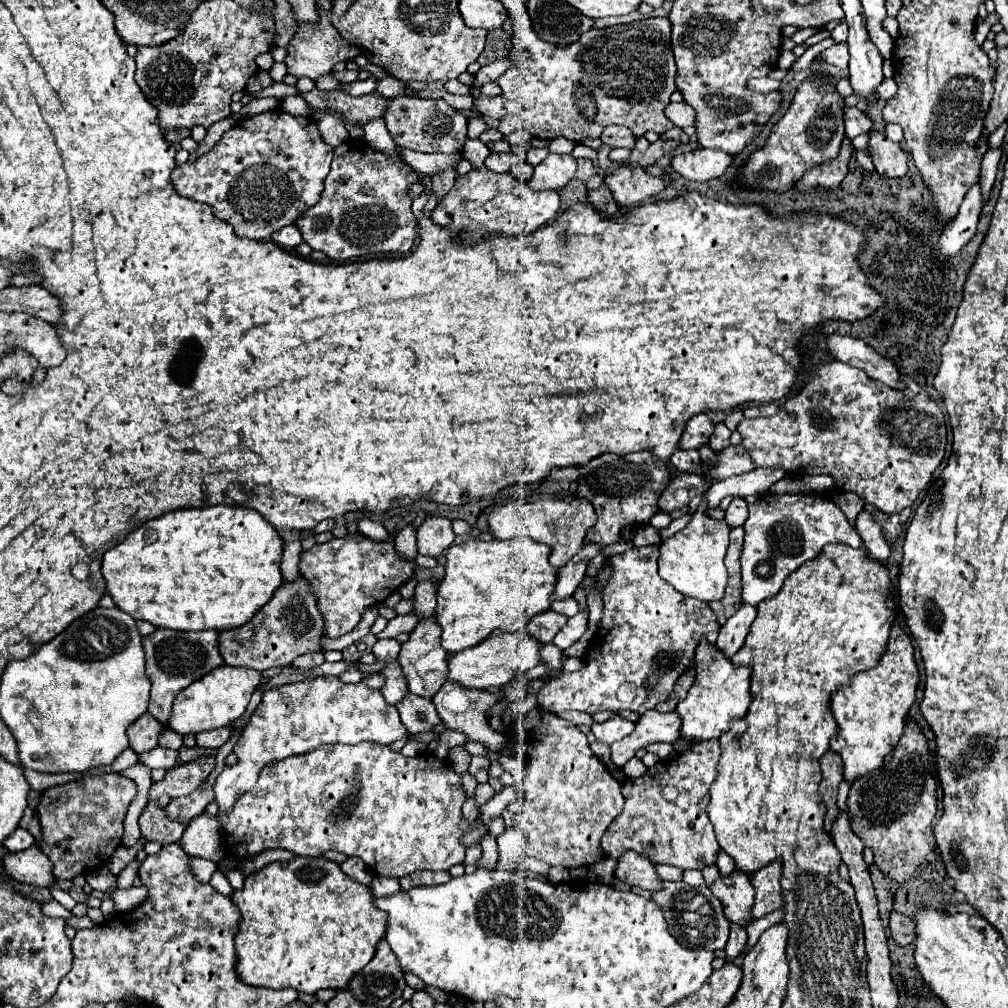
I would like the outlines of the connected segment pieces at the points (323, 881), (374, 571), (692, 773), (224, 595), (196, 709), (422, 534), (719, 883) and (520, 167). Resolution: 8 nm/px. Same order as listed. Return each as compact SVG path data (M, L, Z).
M296 856L290 862L272 862L262 870L246 876L244 888L232 892L242 920L238 922L236 942L236 974L244 984L264 988L294 988L314 994L322 988L342 990L350 978L360 972L374 956L378 940L384 936L384 912L372 908L372 892L368 886L342 874L336 862L324 858Z
M360 532L332 538L324 544L314 544L300 554L300 574L304 574L314 588L318 608L326 620L326 636L338 638L356 628L362 612L368 606L378 606L386 596L396 592L416 572L416 562L398 556L394 536L388 540L374 540Z
M708 740L708 744L696 744L674 756L674 762L658 762L640 778L626 778L622 782L624 810L602 836L604 854L618 860L626 850L634 850L654 864L670 864L682 870L702 870L706 864L714 864L720 846L706 808L718 758L718 740Z
M219 504L214 506L202 506L202 508L180 508L166 512L158 518L152 518L138 528L134 528L126 540L112 550L108 550L102 558L102 576L106 580L106 592L112 596L114 604L130 614L134 620L148 620L150 624L158 628L172 628L172 630L228 630L234 626L246 624L274 594L274 590L282 584L282 574L280 574L280 558L282 558L282 538L278 532L260 516L256 510L242 508L242 506L228 506Z
M222 664L220 668L208 672L200 680L192 682L188 688L184 688L184 692L180 692L180 696L176 696L168 726L182 736L190 734L190 732L198 734L204 730L230 726L244 714L244 710L250 702L250 696L260 686L260 682L262 682L262 674L258 670Z
M440 516L426 518L416 530L416 540L418 540L418 554L434 556L434 558L440 556L454 542L450 520Z
M734 870L728 876L718 876L708 888L724 904L726 918L746 928L754 904L754 886L750 884L748 874Z
M520 162L520 164L516 164L514 168L512 168L512 174L518 178L518 180L524 180L524 182L528 182L530 178L532 178L532 166L528 164L528 162Z

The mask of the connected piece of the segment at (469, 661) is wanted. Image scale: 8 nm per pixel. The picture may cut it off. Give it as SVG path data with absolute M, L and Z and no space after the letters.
M526 630L522 632L492 632L488 640L482 640L476 646L460 650L452 654L448 660L448 674L446 682L458 682L464 688L478 688L486 690L488 686L504 686L516 674L528 672L536 664L540 664L540 642L532 638Z

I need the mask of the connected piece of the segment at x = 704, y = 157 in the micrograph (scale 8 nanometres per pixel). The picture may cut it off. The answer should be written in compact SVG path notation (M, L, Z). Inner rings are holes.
M696 148L692 152L674 156L670 164L686 180L708 182L712 178L722 176L726 168L730 166L730 162L732 162L732 156L726 152L710 150L710 148Z

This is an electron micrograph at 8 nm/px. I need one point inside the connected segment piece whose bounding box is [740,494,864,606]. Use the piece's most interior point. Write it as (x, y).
(783, 531)

